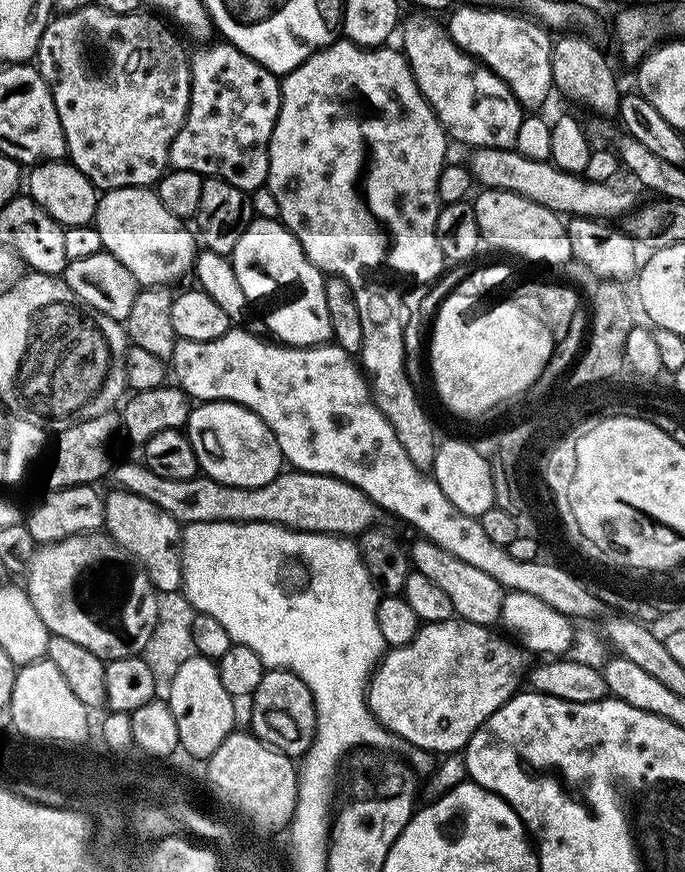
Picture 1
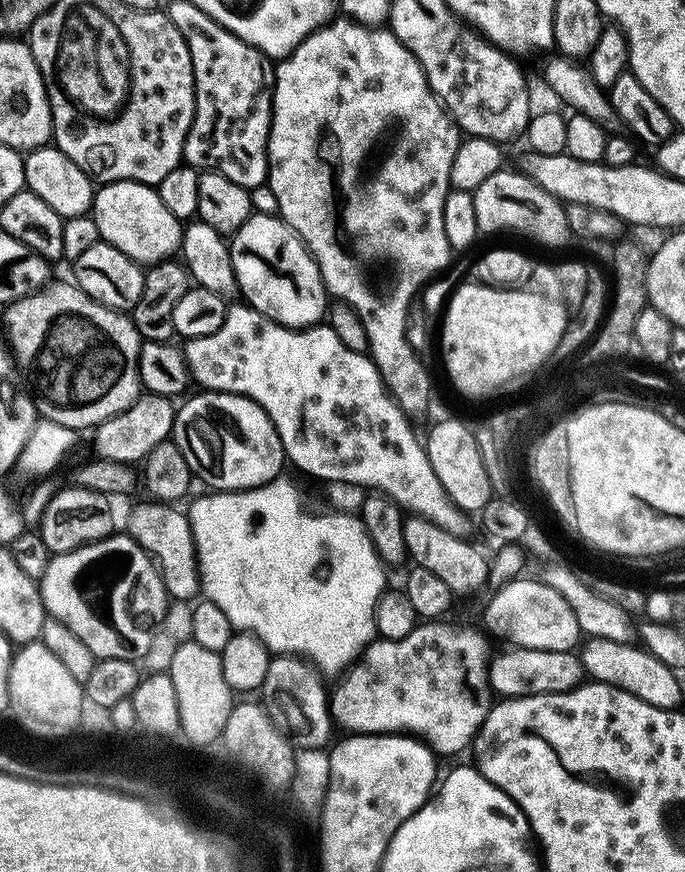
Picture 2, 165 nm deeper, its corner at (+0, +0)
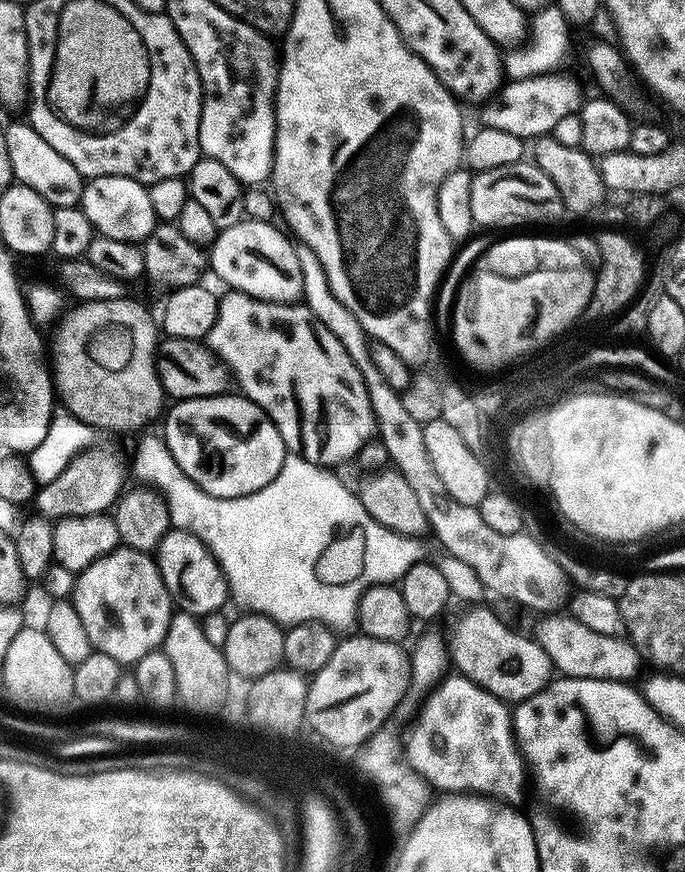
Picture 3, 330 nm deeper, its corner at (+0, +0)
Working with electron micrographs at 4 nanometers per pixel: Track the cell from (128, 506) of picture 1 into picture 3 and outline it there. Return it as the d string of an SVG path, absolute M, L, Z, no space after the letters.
M169 527L154 550L154 559L162 574L162 582L166 582L166 590L172 596L172 603L179 611L189 612L191 616L199 618L211 612L219 612L225 607L224 603L229 603L228 579L224 577L212 552L193 532Z

